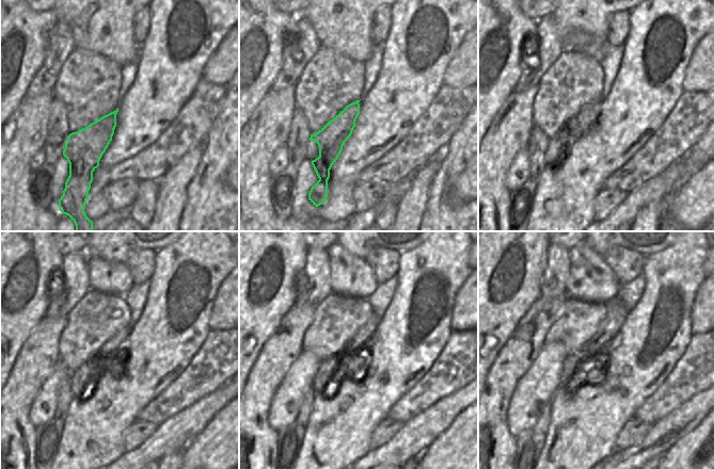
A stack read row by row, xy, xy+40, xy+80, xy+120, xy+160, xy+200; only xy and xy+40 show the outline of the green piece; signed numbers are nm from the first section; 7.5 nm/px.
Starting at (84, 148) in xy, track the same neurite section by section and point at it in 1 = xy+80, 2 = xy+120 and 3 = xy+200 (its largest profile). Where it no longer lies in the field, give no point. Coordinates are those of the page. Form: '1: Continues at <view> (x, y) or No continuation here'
1: Continues at xy+80 (583, 123)
2: Continues at xy+120 (106, 360)
3: Continues at xy+200 (608, 329).

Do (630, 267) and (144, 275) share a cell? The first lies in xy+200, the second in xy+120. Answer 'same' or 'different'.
same

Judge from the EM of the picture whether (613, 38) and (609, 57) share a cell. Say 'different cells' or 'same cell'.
different cells

